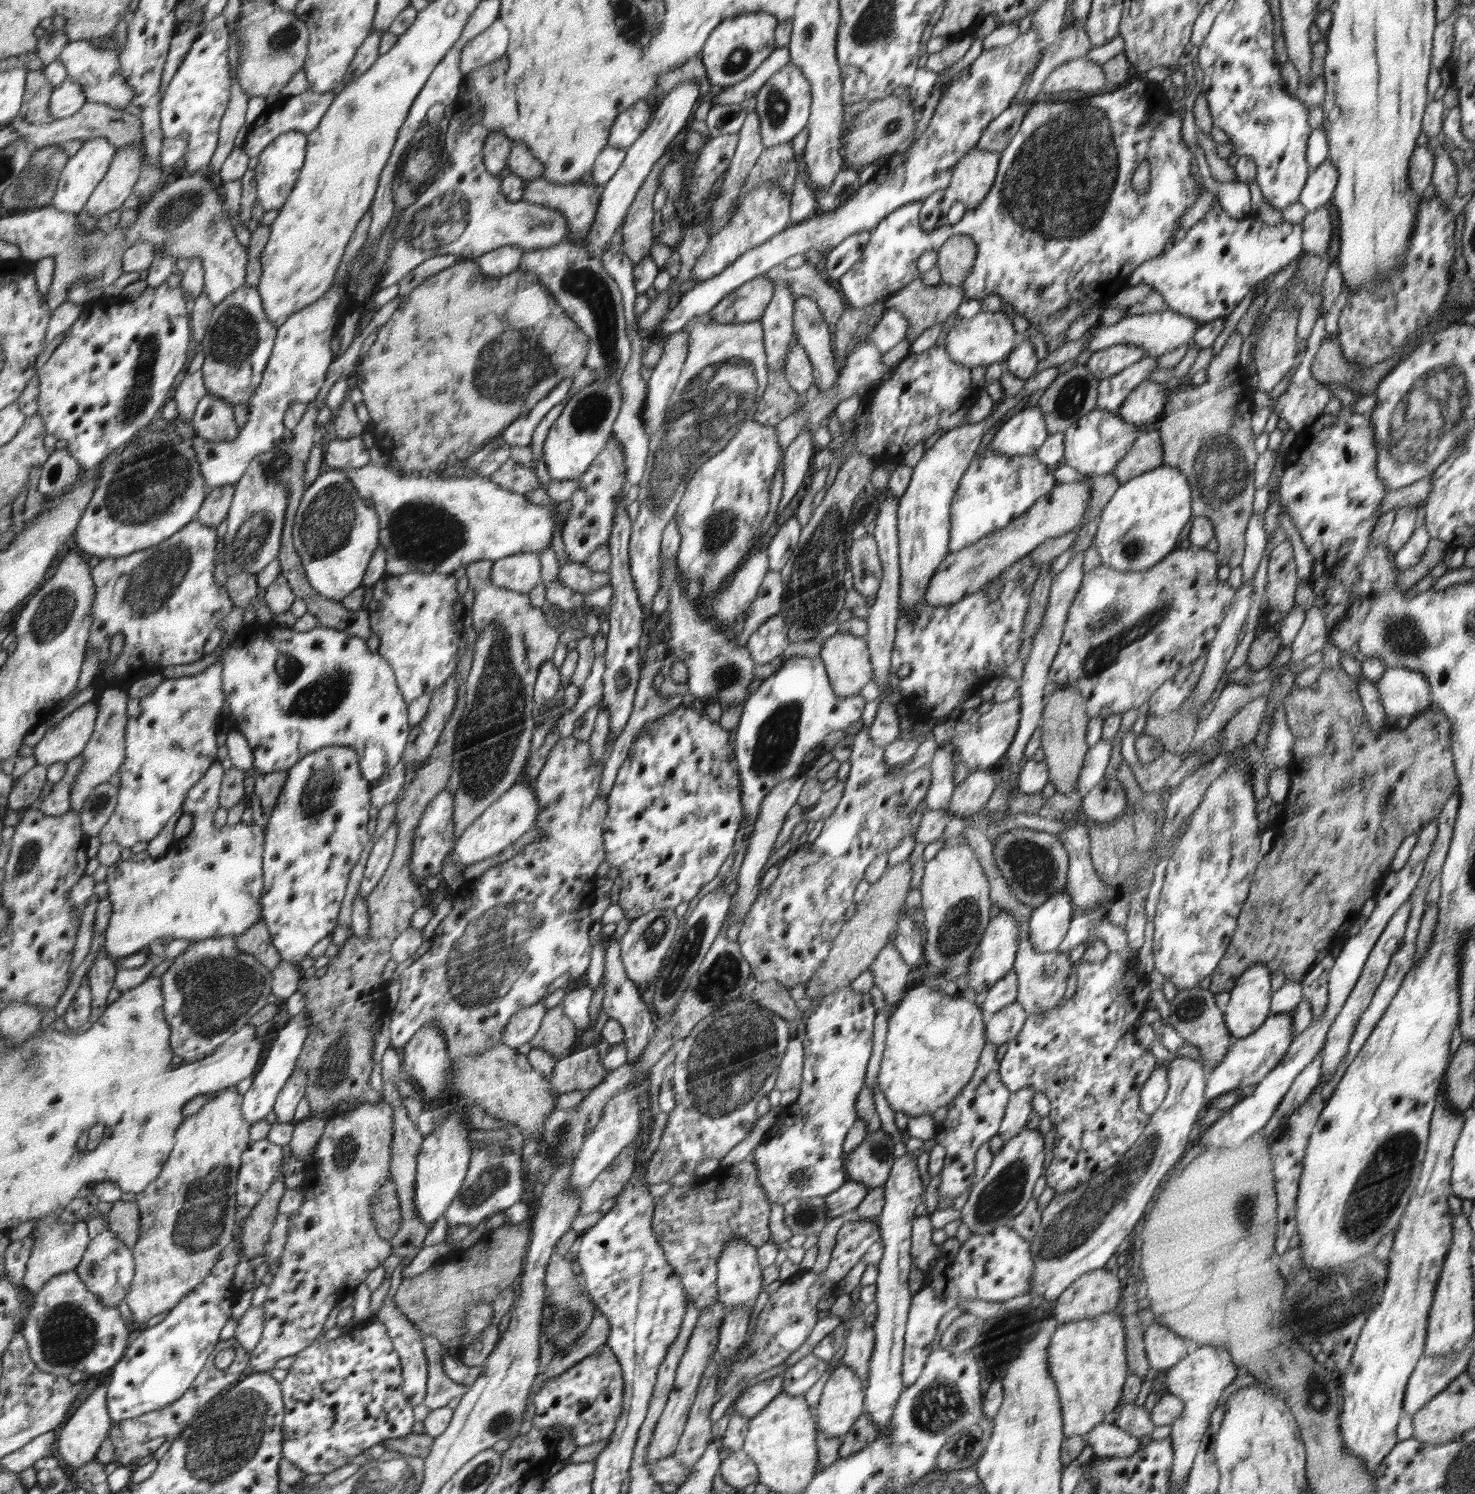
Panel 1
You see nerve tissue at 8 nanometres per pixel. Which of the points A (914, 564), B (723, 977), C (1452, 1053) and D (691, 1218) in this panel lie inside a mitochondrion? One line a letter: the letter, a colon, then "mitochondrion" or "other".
A: other
B: mitochondrion
C: other
D: mitochondrion

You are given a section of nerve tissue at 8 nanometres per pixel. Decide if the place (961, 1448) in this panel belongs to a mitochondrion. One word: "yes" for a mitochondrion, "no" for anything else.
yes

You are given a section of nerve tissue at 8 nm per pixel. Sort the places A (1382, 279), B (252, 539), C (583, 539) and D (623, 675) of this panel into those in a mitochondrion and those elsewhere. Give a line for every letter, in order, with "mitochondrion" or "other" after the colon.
A: other
B: mitochondrion
C: other
D: other

